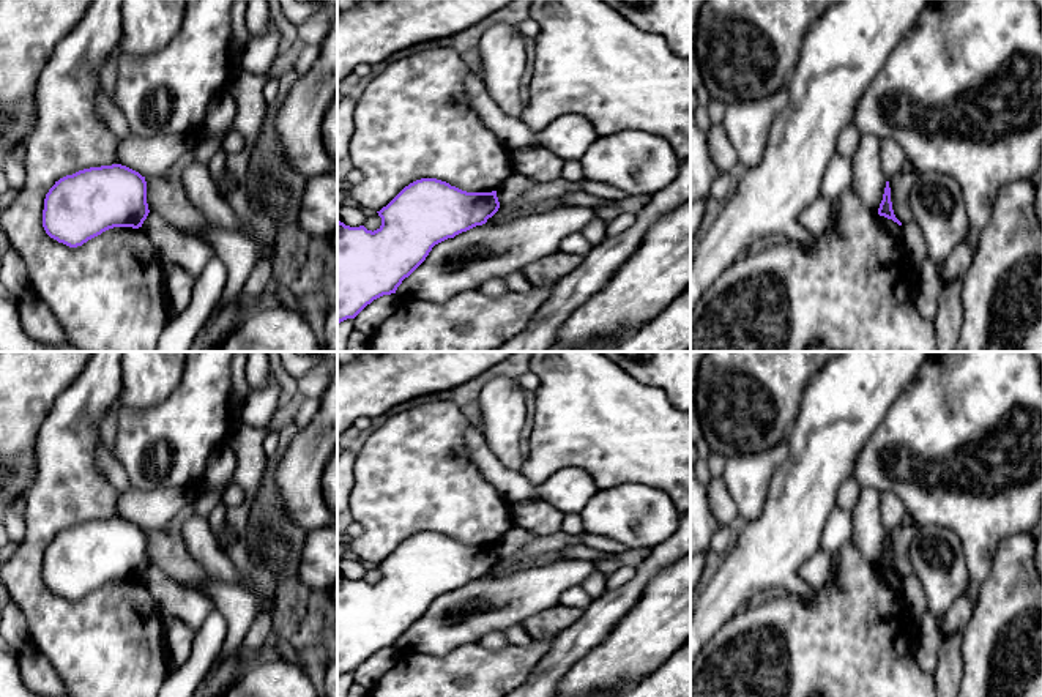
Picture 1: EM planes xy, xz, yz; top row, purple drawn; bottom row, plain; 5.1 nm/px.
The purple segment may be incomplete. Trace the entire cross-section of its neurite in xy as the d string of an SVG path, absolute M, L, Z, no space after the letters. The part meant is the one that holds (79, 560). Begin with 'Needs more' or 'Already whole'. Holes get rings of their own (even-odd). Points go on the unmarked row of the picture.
Already whole. M121 519L79 524L55 535L44 552L46 587L77 601L114 580L142 580L150 563L147 535Z

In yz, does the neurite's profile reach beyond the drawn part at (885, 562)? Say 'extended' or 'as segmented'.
as segmented

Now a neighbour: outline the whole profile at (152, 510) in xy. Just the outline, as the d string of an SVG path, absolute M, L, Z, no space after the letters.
M170 487L151 492L118 490L117 516L150 531L177 517L191 503L191 490Z

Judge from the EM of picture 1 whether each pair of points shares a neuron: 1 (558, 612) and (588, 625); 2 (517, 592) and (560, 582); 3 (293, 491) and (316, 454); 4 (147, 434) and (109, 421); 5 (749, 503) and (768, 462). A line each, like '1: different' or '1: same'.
1: different
2: same
3: same
4: different
5: same

